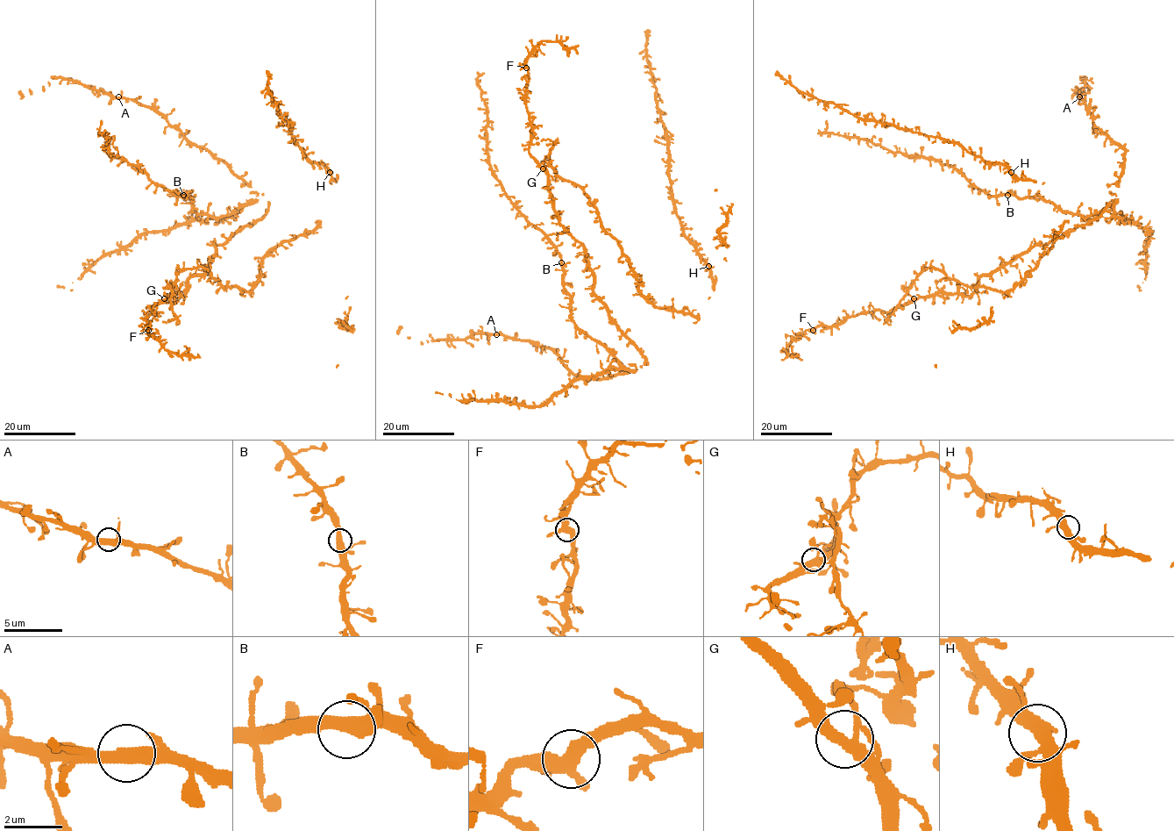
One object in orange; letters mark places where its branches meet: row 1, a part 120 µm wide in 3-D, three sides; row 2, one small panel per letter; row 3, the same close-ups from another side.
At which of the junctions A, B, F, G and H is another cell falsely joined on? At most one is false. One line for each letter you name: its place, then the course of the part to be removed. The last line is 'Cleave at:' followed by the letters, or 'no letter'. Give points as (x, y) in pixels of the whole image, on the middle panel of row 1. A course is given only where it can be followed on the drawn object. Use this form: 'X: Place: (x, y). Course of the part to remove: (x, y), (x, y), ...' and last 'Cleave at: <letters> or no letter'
Cleave at: no letter

